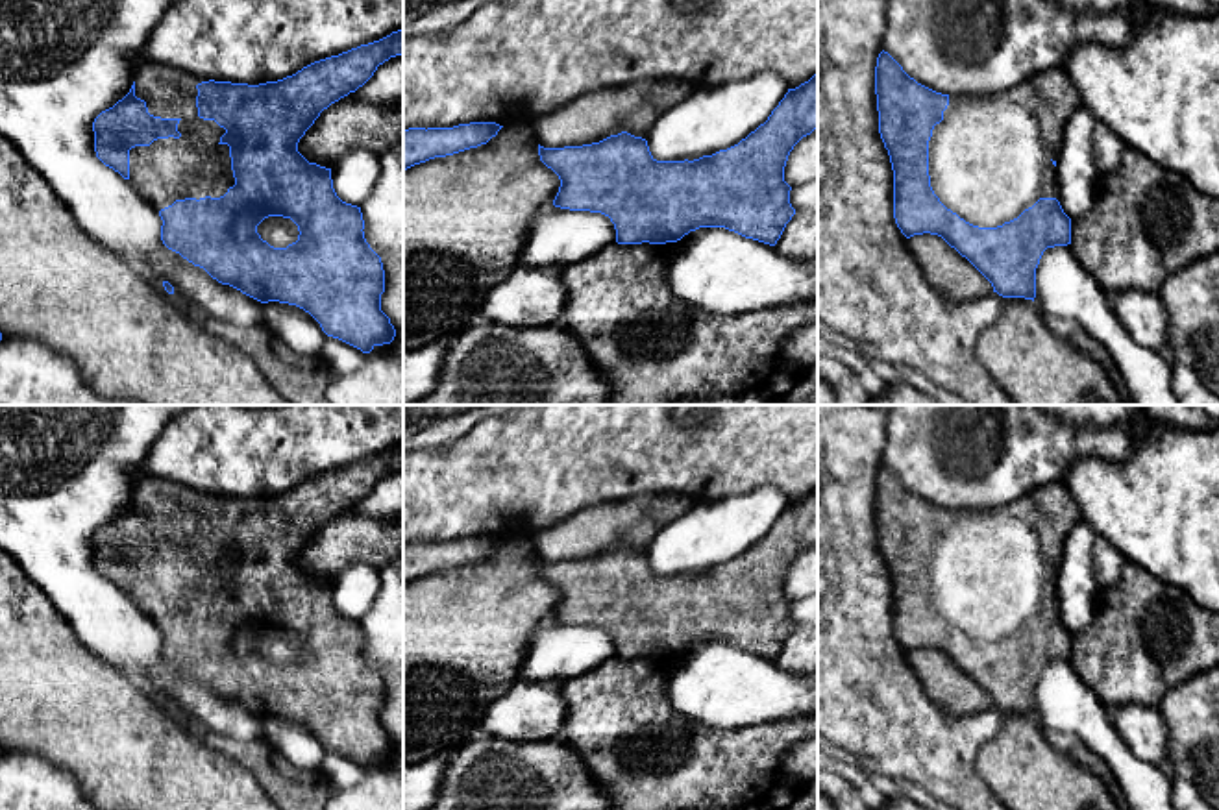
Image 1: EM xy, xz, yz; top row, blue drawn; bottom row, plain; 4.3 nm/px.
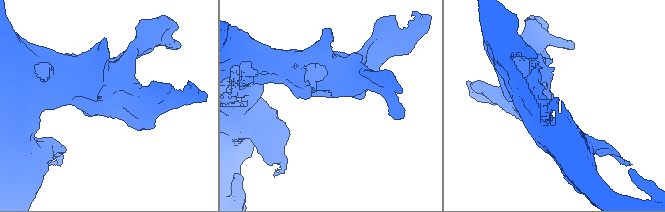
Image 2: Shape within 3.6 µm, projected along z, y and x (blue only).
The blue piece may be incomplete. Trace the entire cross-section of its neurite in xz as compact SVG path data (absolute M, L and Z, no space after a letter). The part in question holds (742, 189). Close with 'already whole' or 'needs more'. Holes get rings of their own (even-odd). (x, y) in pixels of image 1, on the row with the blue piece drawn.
M818 72L799 87L788 89L768 120L738 144L694 161L657 161L647 141L627 131L583 146L538 144L538 155L560 179L553 205L609 216L618 244L666 244L699 227L725 227L775 246L795 215L784 166L794 146L814 129L818 129Z; already whole

